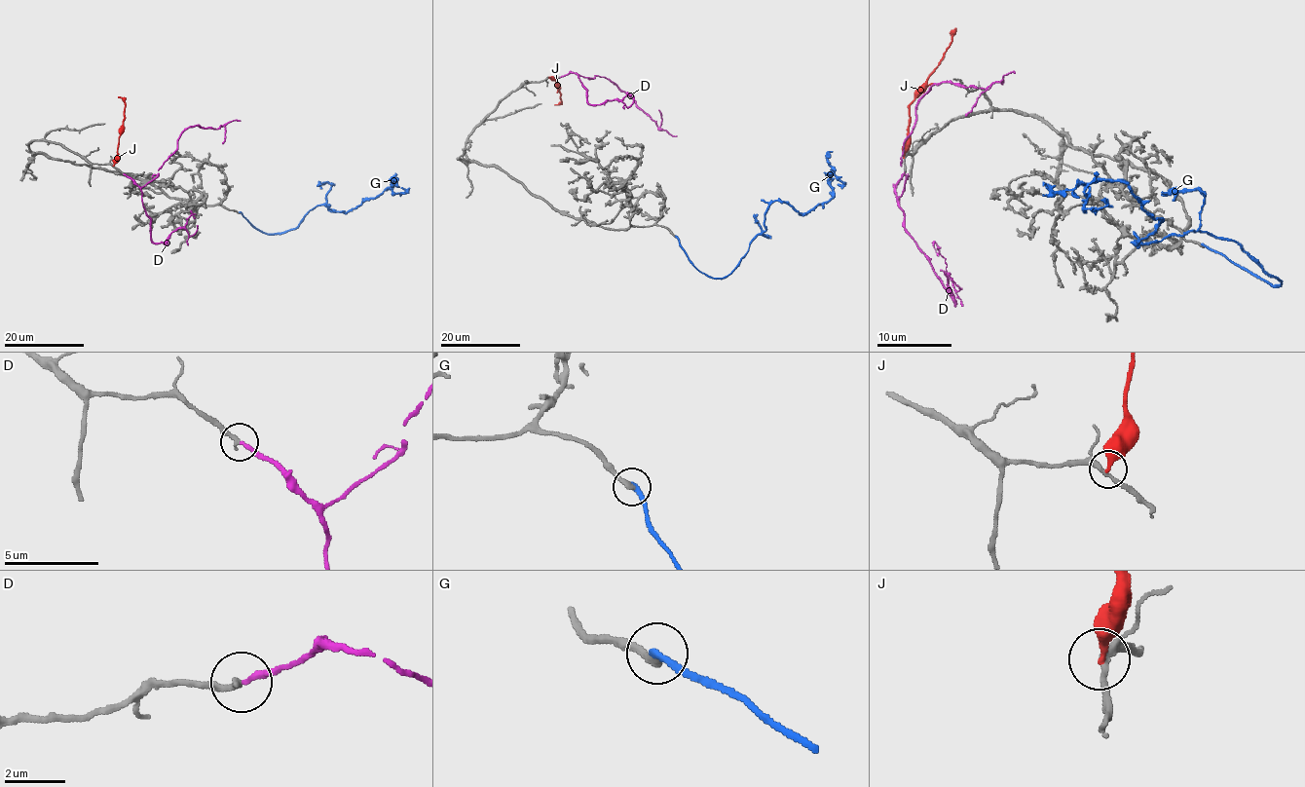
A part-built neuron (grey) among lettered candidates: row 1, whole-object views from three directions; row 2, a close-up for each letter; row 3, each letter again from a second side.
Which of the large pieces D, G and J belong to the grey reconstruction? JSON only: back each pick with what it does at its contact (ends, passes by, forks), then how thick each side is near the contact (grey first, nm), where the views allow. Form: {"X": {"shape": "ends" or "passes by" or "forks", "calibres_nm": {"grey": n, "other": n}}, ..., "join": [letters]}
{"D": {"shape": "ends", "calibres_nm": {"grey": 220, "other": 170}}, "join": ["D"]}

